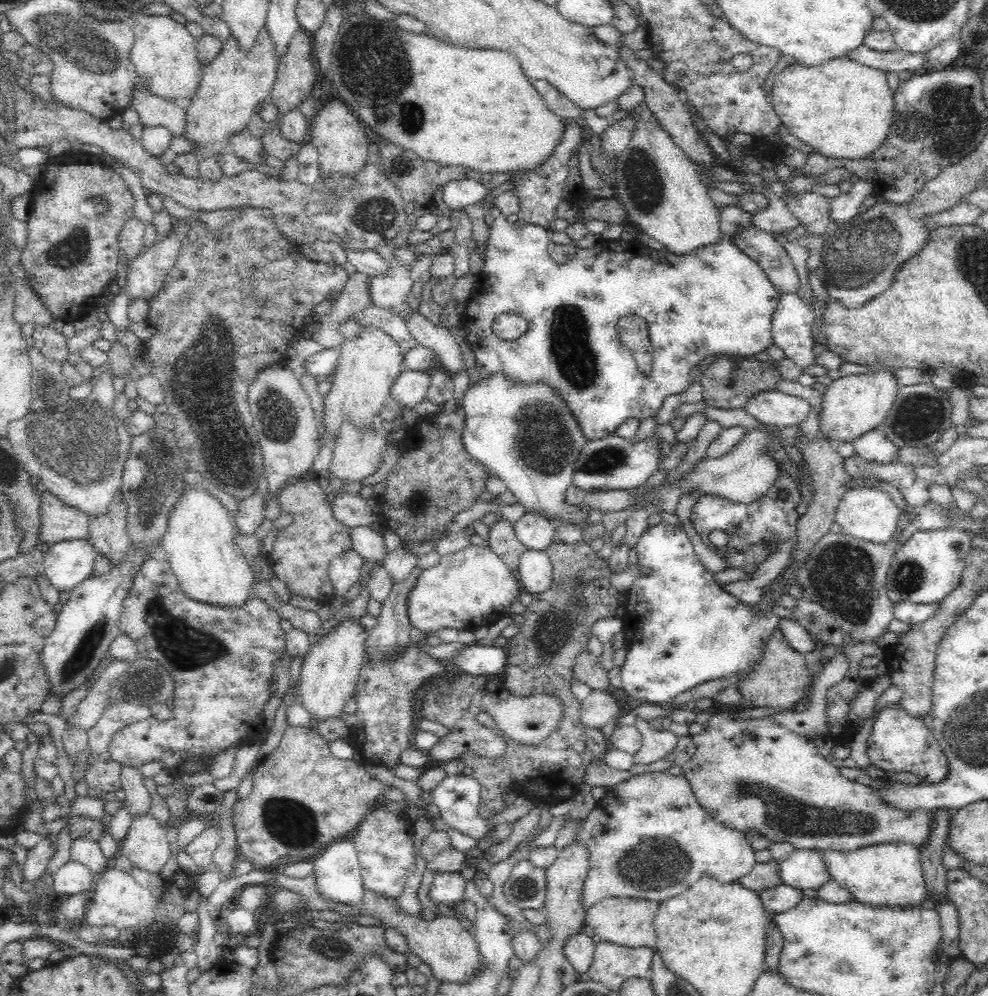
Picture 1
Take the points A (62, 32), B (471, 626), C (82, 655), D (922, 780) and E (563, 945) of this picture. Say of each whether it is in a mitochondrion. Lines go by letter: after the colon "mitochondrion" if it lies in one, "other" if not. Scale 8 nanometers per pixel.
A: mitochondrion
B: other
C: mitochondrion
D: other
E: other

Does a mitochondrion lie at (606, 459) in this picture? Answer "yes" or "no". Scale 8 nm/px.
yes

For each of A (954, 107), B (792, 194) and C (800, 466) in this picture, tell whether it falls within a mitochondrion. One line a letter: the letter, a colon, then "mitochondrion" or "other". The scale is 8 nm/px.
A: mitochondrion
B: other
C: other

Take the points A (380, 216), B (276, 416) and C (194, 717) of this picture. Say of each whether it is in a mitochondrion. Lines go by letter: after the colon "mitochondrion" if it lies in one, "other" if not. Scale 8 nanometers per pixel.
A: mitochondrion
B: mitochondrion
C: other

